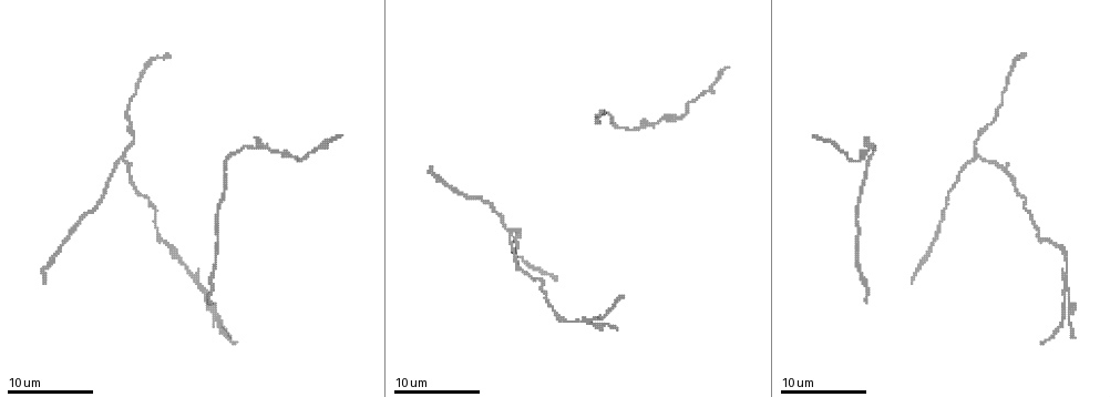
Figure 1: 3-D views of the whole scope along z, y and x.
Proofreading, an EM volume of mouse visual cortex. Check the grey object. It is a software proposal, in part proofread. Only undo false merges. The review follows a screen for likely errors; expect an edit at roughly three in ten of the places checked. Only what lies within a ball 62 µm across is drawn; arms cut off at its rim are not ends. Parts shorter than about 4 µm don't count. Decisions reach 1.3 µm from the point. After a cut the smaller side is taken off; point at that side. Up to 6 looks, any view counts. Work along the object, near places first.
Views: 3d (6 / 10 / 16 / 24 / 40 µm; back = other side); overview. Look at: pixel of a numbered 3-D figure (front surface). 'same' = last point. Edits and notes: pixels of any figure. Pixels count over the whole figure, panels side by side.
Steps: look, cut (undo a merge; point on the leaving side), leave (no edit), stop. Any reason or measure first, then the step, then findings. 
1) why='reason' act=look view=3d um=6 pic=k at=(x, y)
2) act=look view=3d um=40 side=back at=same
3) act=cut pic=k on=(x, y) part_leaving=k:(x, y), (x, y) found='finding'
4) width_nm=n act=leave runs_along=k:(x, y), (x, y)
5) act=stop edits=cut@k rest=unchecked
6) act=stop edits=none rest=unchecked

act=look view=3d um=10 pic=1 at=(1007, 87)

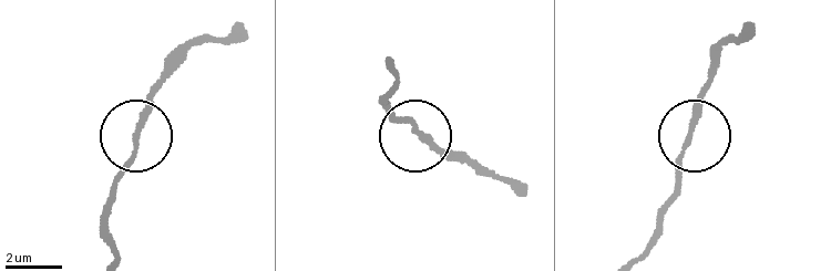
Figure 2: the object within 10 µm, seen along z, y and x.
act=leave runs_along=2:(113, 253), (105, 204), (161, 77) found='continuous, no second neuron'

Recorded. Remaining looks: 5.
why='three-way junction' act=look view=3d um=6 pic=1 at=(122, 158)

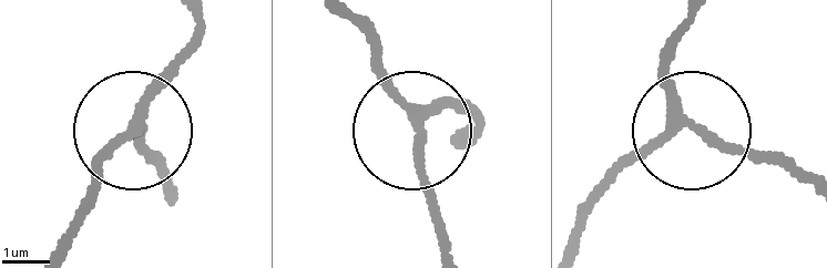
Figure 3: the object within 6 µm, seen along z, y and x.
width_nm=210 act=leave runs_along=3:(664, 58), (676, 129), (596, 193) found='all the same neuron'

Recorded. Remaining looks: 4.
why='calibre changes' act=look view=3d um=16 pic=1 at=(564, 323)

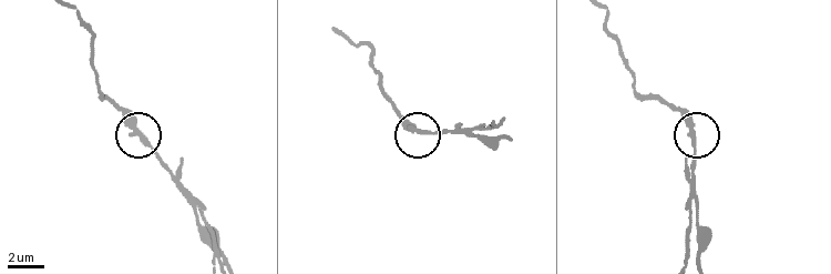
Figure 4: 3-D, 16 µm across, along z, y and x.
width_nm=270 act=cut pic=4 on=(153, 151) part_leaving=4:(136, 131), (201, 214), (213, 241), (213, 254) found='a second neuron is stuck on'

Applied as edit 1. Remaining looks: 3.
act=stop edits=cut@4 rest=unchecked

